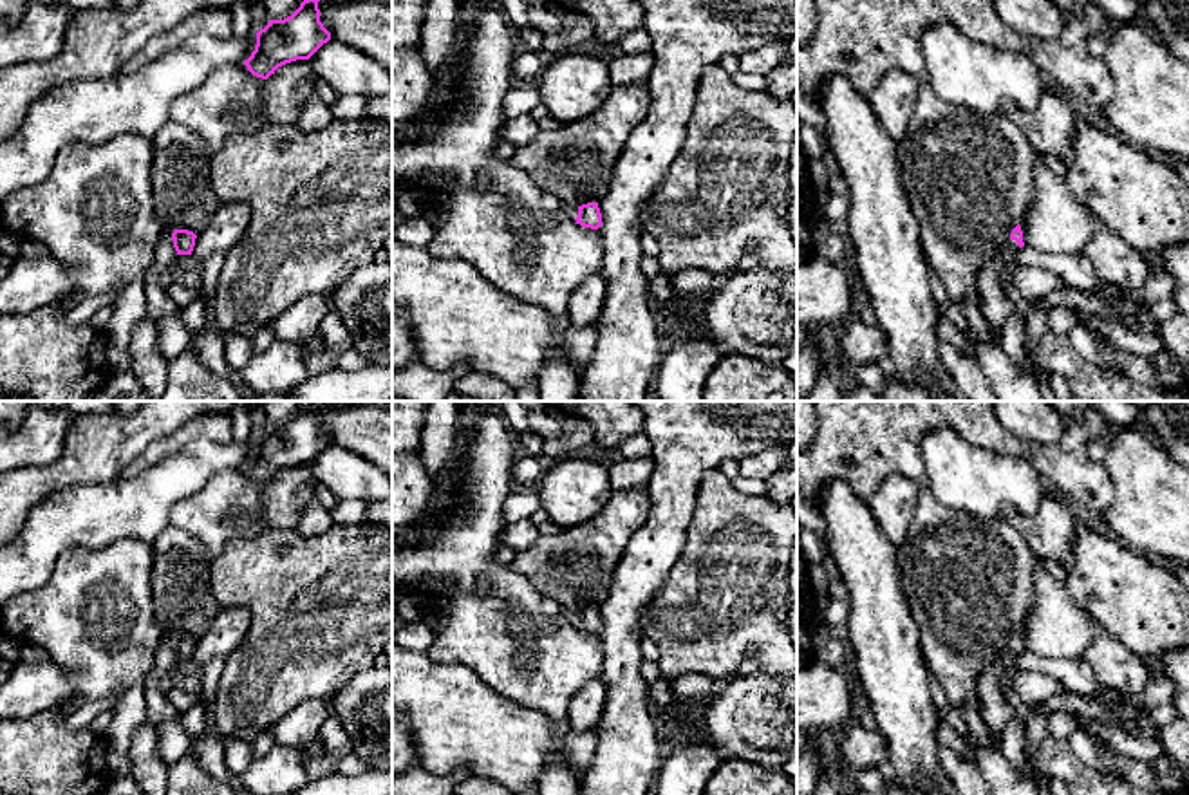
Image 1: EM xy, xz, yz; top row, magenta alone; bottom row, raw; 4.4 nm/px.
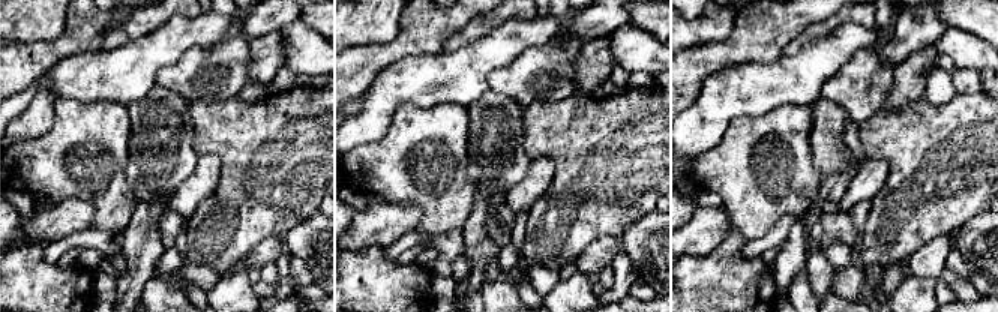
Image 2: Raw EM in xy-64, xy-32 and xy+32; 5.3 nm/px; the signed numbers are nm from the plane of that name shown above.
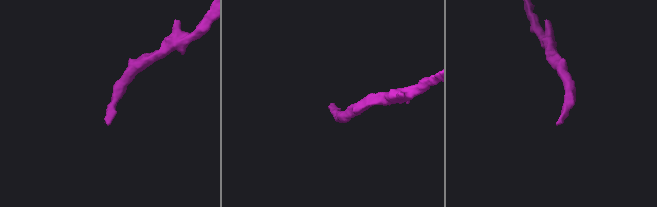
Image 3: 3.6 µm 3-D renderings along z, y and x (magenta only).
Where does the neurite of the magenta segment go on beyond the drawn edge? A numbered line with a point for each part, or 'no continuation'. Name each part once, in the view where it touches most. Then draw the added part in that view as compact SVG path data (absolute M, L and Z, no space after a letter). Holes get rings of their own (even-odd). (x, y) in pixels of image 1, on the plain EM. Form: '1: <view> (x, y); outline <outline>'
1: xy (159, 709); outline M163 641L155 652L155 663L150 674L145 678L145 701L146 701L146 723L157 728L164 721L179 721L181 710L177 710L161 687L164 679L170 679L177 672L177 656L172 641Z

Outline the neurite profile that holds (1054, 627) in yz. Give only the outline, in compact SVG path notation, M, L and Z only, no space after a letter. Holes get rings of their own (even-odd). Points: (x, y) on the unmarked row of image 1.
M1041 562L1034 569L1034 600L1019 627L1025 650L1043 658L1079 659L1097 636L1095 620L1077 605L1064 582L1055 580Z

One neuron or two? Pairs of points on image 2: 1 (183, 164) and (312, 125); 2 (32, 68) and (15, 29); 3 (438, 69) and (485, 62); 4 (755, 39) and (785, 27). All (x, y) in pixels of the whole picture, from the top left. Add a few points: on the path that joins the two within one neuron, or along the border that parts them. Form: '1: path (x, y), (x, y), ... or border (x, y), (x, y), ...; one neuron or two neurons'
1: border (189, 122), (194, 150), (198, 156); two neurons
2: border (54, 38), (15, 42); two neurons
3: path (450, 69), (467, 69), (473, 63); one neuron
4: path (763, 32), (767, 27), (778, 27); one neuron

